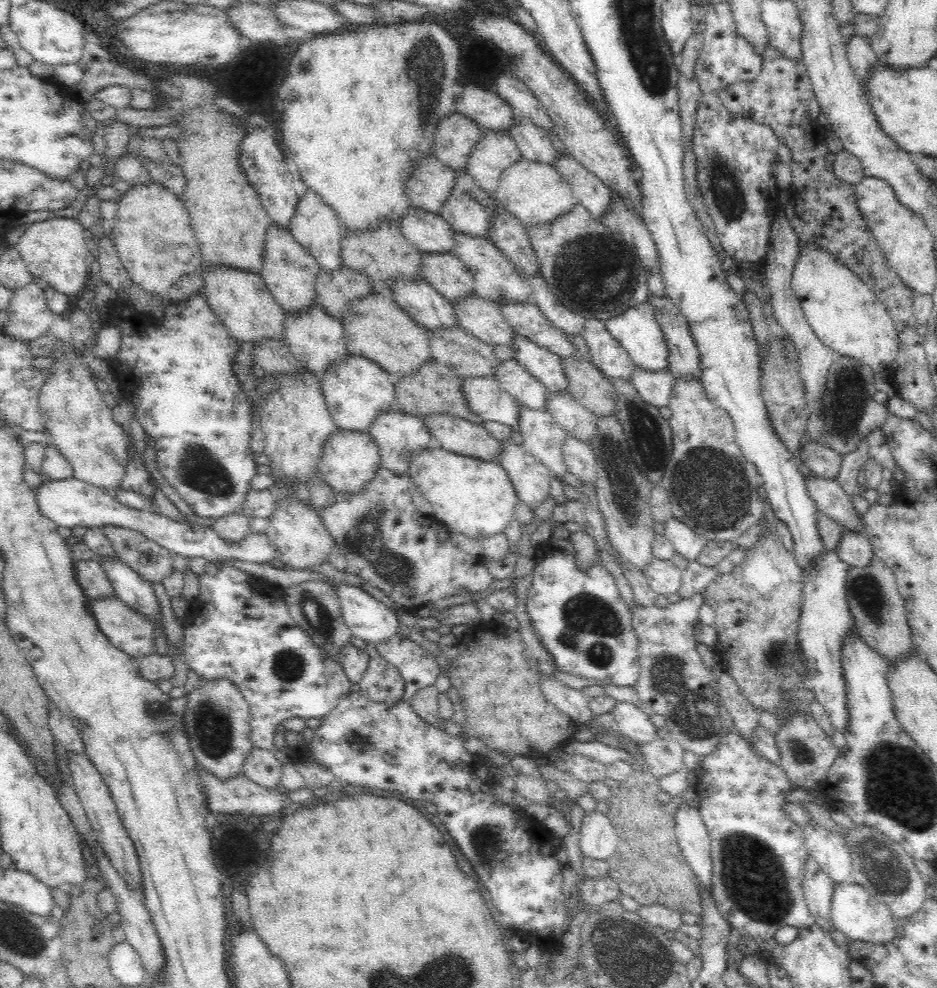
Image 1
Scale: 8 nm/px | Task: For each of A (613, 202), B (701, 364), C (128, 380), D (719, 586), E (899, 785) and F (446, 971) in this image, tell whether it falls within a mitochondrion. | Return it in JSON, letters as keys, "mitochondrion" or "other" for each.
{"A":"other","B":"other","C":"other","D":"other","E":"mitochondrion","F":"mitochondrion"}

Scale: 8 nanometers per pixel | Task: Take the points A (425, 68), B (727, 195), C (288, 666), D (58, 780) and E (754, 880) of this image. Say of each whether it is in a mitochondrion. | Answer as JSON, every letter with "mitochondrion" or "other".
{"A":"mitochondrion","B":"mitochondrion","C":"mitochondrion","D":"other","E":"mitochondrion"}

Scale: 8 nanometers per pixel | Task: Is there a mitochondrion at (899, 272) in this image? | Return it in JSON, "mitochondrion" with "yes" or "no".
{"mitochondrion":"no"}

